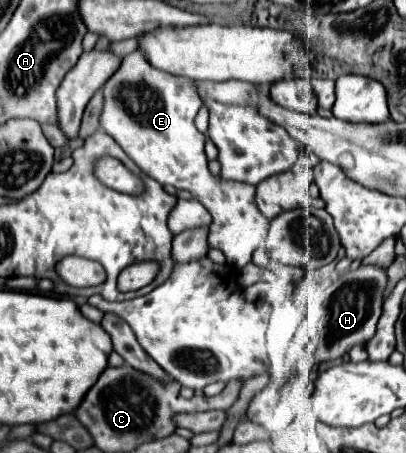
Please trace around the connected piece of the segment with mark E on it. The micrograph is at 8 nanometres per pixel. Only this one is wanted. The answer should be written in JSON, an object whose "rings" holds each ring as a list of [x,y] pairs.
{"rings":[[[134,51],[124,57],[120,69],[104,83],[102,93],[104,93],[104,107],[100,113],[100,127],[108,135],[112,135],[112,139],[116,139],[116,143],[128,153],[128,157],[138,167],[142,167],[144,173],[156,179],[160,185],[174,185],[176,189],[192,191],[196,199],[212,215],[212,231],[208,235],[208,245],[214,249],[220,249],[226,255],[228,265],[236,269],[242,269],[244,265],[248,265],[252,259],[252,253],[258,249],[260,241],[266,237],[270,221],[254,205],[254,191],[256,191],[254,185],[222,183],[210,173],[206,153],[204,153],[206,137],[194,125],[194,117],[202,107],[202,99],[196,95],[196,83],[184,77],[168,75],[166,71],[152,67],[144,59],[142,51]]]}

